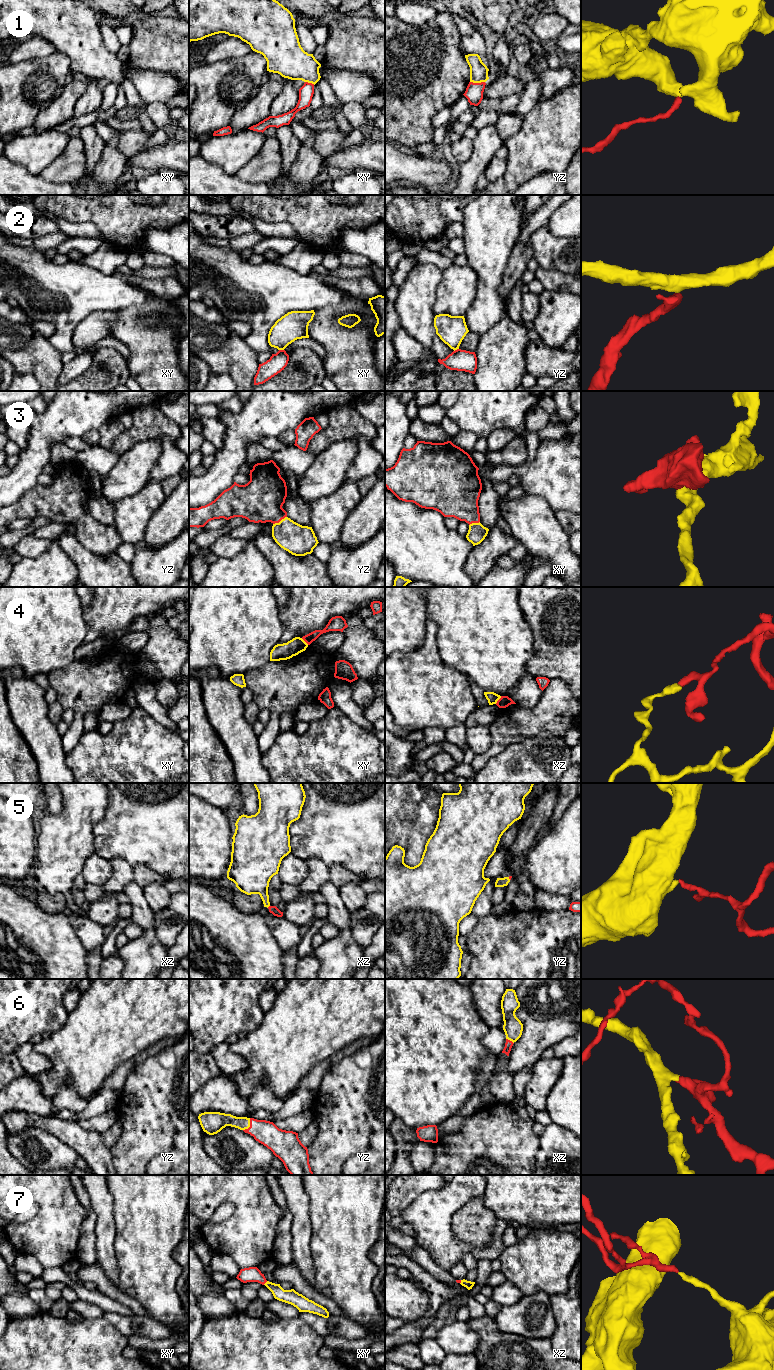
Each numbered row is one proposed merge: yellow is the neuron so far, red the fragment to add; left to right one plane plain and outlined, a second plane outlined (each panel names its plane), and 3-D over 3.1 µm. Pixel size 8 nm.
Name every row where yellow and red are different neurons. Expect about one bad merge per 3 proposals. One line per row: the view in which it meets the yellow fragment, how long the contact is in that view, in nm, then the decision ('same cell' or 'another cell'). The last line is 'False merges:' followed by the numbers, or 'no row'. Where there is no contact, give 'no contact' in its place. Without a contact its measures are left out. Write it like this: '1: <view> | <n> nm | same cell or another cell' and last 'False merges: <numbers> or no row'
1: yz | 120 nm | another cell
2: xy | 40 nm | another cell
3: yz | 130 nm | same cell
4: xz | 80 nm | another cell
5: xz | 30 nm | same cell
6: yz | 120 nm | same cell
7: xy | 50 nm | same cell
False merges: 1, 2, 4

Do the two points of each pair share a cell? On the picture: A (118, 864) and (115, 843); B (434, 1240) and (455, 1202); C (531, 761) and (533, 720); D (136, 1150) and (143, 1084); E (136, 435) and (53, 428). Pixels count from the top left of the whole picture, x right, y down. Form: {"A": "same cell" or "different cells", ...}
{"A": "different cells", "B": "same cell", "C": "different cells", "D": "same cell", "E": "different cells"}

